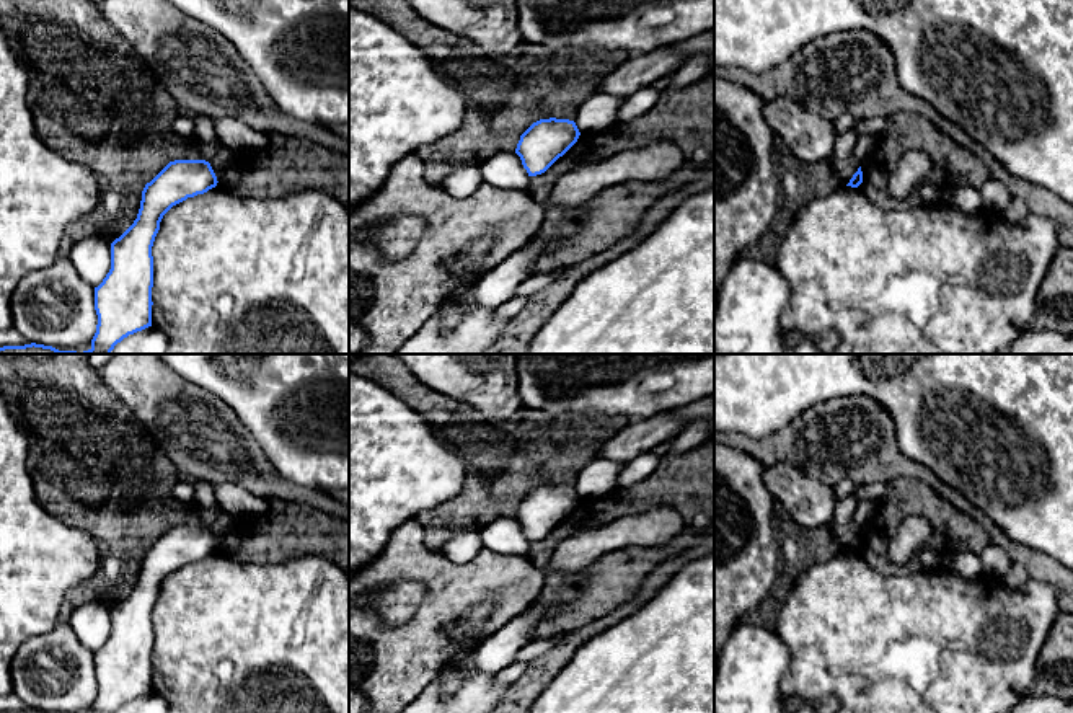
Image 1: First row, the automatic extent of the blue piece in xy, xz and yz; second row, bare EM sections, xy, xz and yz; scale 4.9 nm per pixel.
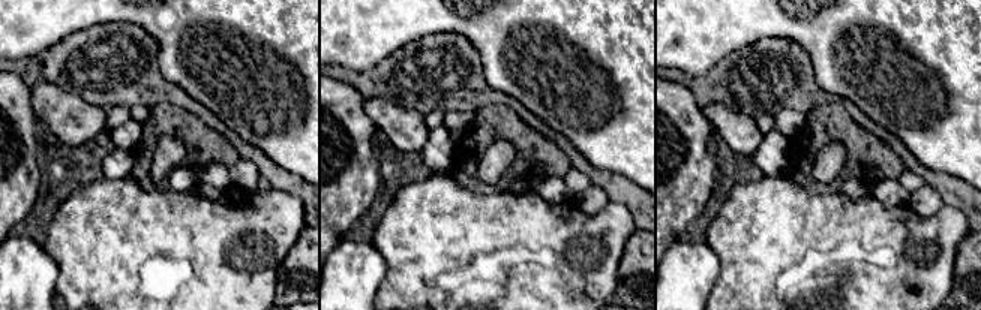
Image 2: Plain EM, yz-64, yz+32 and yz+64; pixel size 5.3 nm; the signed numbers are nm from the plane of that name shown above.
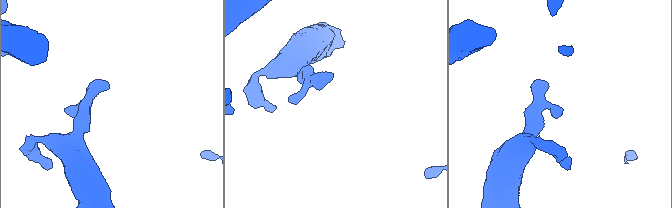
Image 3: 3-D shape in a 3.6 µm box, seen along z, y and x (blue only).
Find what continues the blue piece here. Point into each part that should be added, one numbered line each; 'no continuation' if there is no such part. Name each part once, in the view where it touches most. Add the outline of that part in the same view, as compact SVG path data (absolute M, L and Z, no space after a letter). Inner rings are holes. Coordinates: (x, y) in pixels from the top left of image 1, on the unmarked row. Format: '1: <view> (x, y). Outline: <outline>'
no continuation

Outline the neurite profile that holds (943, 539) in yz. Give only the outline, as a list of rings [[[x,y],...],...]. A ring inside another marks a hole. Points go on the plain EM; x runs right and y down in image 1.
[[[899,476],[887,483],[877,514],[861,527],[863,548],[858,555],[882,574],[903,573],[889,558],[887,548],[907,516],[920,516],[931,525],[926,547],[946,563],[959,550],[980,555],[990,543],[985,530],[969,514],[943,499],[929,485],[915,476]]]

